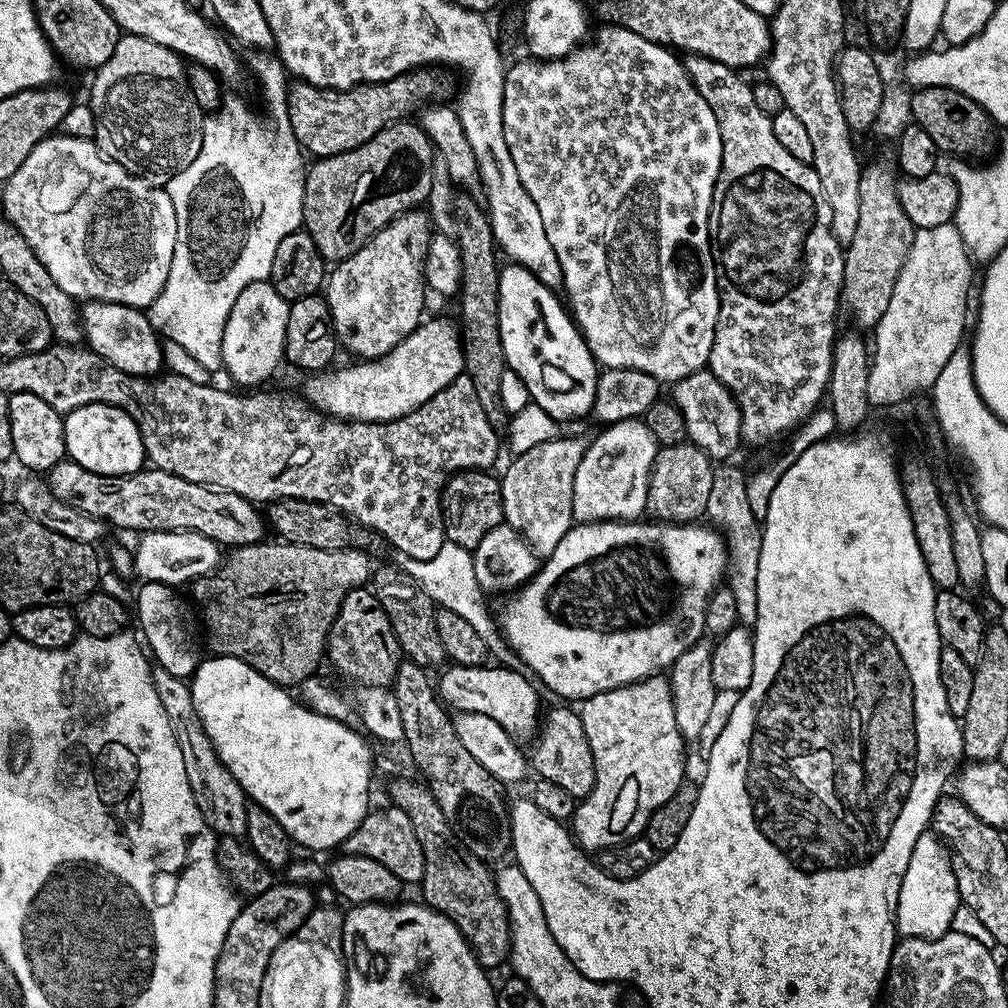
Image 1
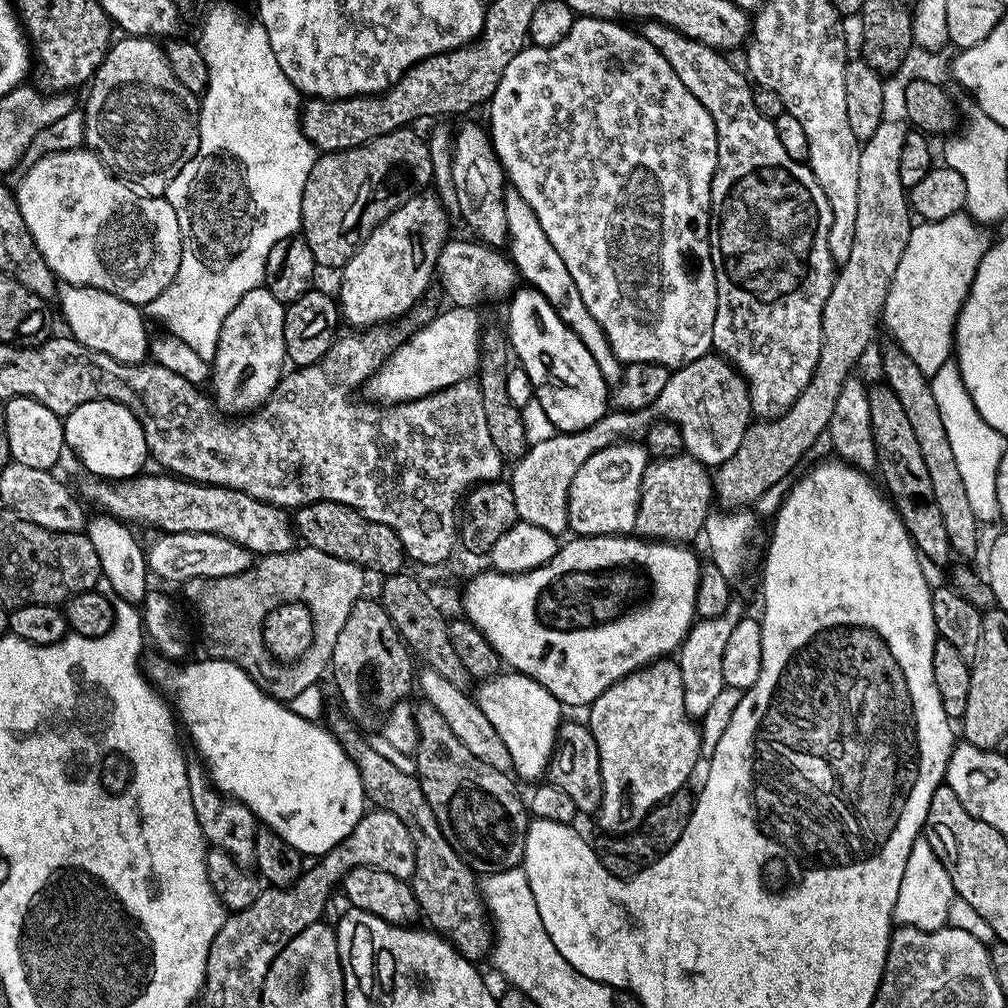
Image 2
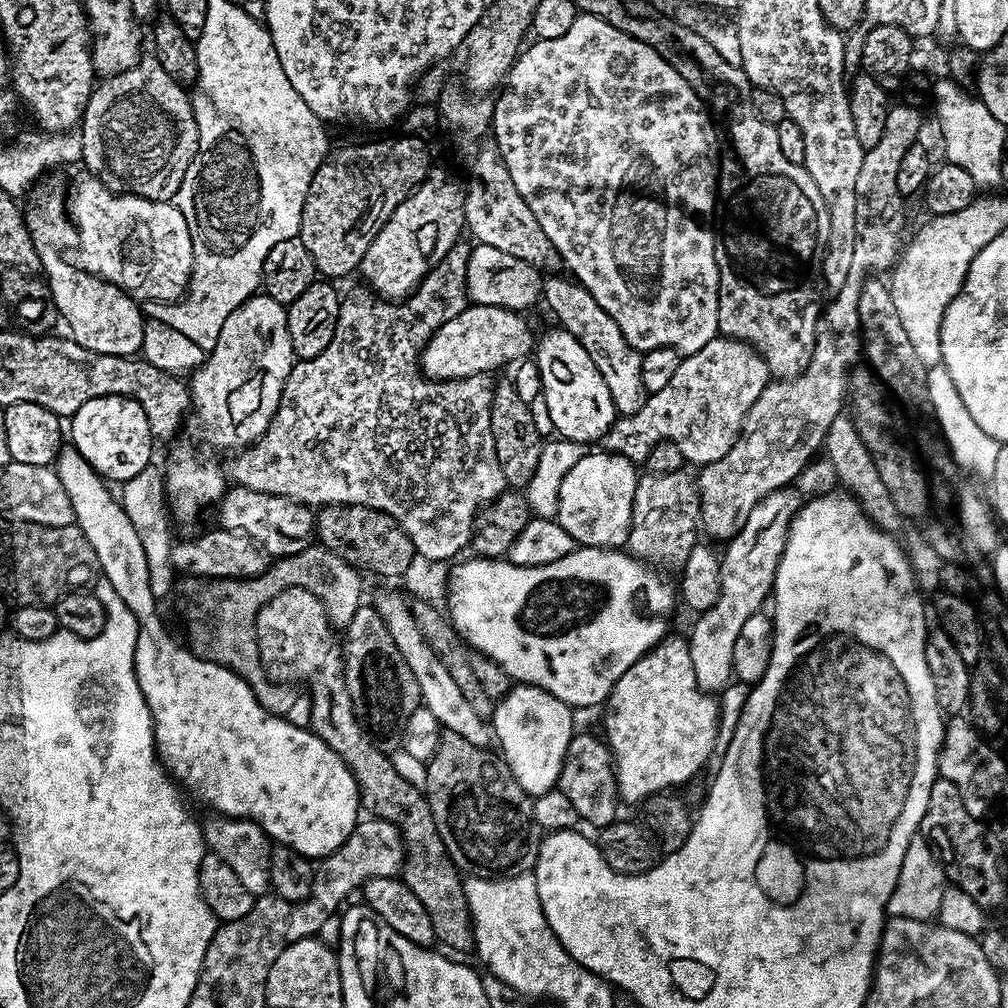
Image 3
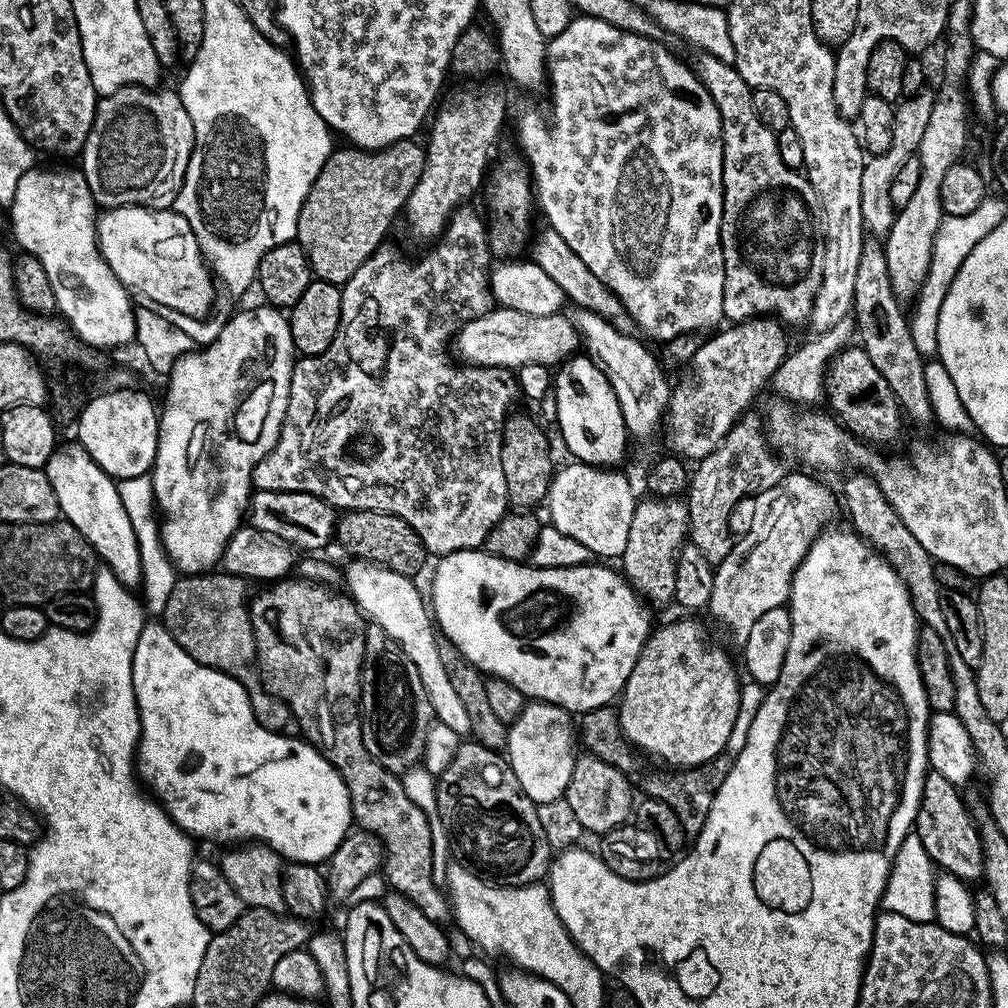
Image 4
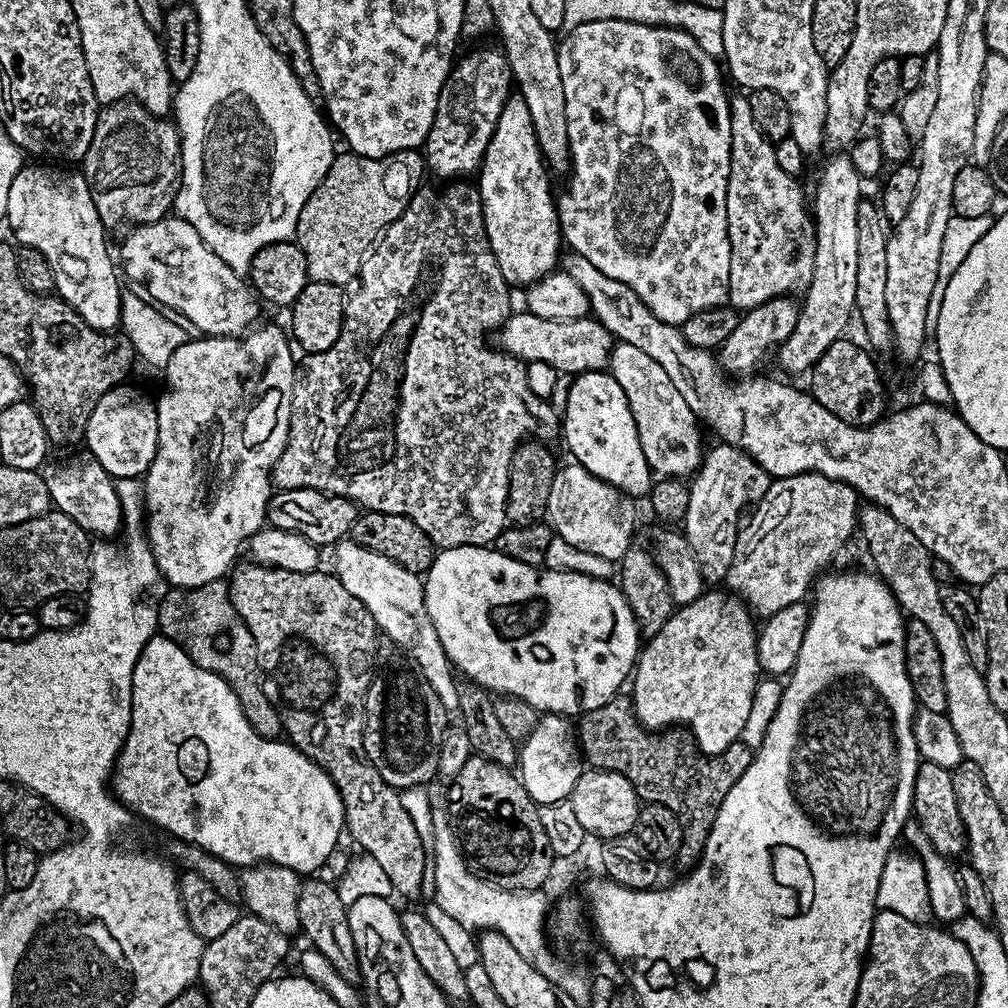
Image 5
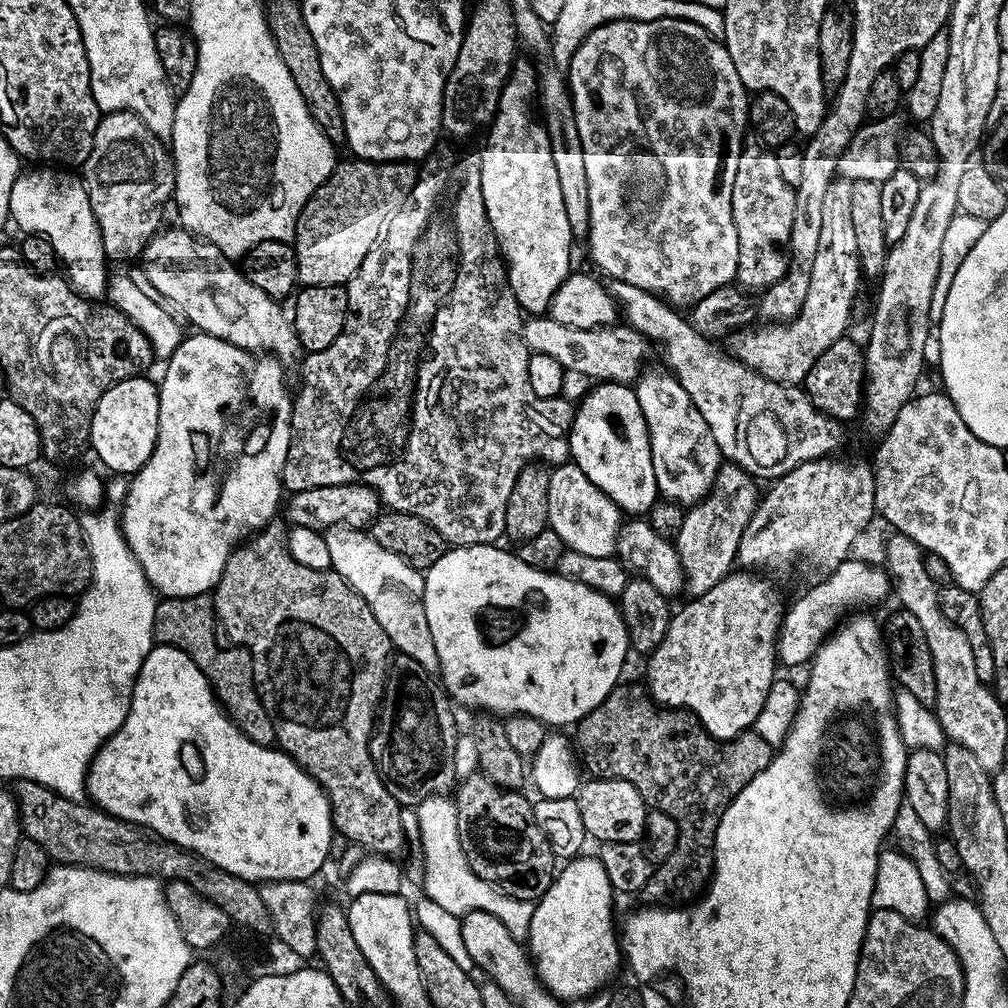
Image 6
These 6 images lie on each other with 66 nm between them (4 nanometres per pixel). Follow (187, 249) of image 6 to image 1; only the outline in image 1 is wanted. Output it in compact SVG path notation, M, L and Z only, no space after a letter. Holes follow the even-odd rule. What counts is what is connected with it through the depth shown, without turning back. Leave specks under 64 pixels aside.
M63 134L48 135L30 150L29 156L22 162L18 170L14 171L13 176L4 181L2 189L4 189L2 214L18 229L22 238L26 238L26 242L30 242L30 250L34 250L34 254L38 254L38 262L42 262L42 266L46 266L46 270L50 270L50 278L54 278L54 282L58 282L58 286L62 286L62 290L66 290L66 294L73 300L77 302L105 300L115 304L125 304L131 308L147 310L154 302L154 298L158 298L162 286L166 286L176 241L174 202L170 202L167 191L163 187L153 186L148 181L135 176L133 172L127 172L118 162L107 159L104 153L97 148L95 139L84 140L80 136L65 136Z

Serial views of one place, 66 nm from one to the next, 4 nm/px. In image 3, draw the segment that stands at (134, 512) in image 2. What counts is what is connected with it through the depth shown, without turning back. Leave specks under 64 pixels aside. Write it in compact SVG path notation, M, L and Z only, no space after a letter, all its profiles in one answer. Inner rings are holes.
M234 486L225 491L219 501L219 508L219 527L227 528L230 532L244 532L251 540L256 541L269 557L293 556L313 547L316 512L307 504L299 504L285 496L271 496L258 490Z

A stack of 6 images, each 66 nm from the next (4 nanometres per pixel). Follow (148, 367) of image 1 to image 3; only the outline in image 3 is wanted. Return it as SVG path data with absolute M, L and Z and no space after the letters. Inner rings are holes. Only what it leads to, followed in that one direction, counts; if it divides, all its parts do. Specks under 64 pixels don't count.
M40 192L36 201L26 212L28 229L32 235L34 246L40 255L40 267L43 279L48 281L48 289L52 291L52 297L56 303L56 310L61 321L68 323L71 339L82 345L86 350L94 350L98 354L110 354L111 356L136 356L143 346L143 328L146 321L145 313L141 305L133 297L129 296L118 286L106 282L94 272L85 272L83 268L72 264L66 257L60 254L63 248L68 248L77 243L76 225L72 223L69 213L66 211L66 196L60 192Z

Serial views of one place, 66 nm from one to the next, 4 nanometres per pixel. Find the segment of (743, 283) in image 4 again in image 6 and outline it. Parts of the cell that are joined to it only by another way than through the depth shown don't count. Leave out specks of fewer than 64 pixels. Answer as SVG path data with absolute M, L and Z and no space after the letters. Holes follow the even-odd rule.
M759 142L745 143L738 158L738 174L734 174L734 226L738 230L738 270L736 280L744 290L765 290L778 283L789 268L790 232L794 226L794 210L796 209L796 193L787 184L778 170L775 151L769 150Z

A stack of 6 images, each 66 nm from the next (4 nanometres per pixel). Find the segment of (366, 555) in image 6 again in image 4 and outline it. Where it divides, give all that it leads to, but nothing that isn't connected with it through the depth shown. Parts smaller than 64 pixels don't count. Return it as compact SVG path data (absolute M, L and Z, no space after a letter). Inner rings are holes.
M353 559L351 563L348 572L346 568L347 595L355 600L357 608L365 617L382 630L386 630L386 634L390 634L390 638L398 642L406 658L414 662L418 678L422 678L422 686L426 686L433 717L459 734L470 733L470 717L466 715L466 706L462 706L458 694L454 691L454 685L450 683L450 674L446 674L446 669L442 667L434 617L426 607L425 597L415 588L412 577L398 574L381 564L372 564L369 560Z

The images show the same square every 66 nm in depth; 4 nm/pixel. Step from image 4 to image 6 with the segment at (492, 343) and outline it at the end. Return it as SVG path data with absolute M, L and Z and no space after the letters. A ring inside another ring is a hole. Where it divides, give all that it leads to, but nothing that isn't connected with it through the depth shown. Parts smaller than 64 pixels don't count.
M534 316L525 321L522 333L525 347L532 352L548 354L569 373L576 373L596 382L615 382L631 385L641 375L640 363L650 347L640 332L629 326L606 328L568 327L551 316Z

